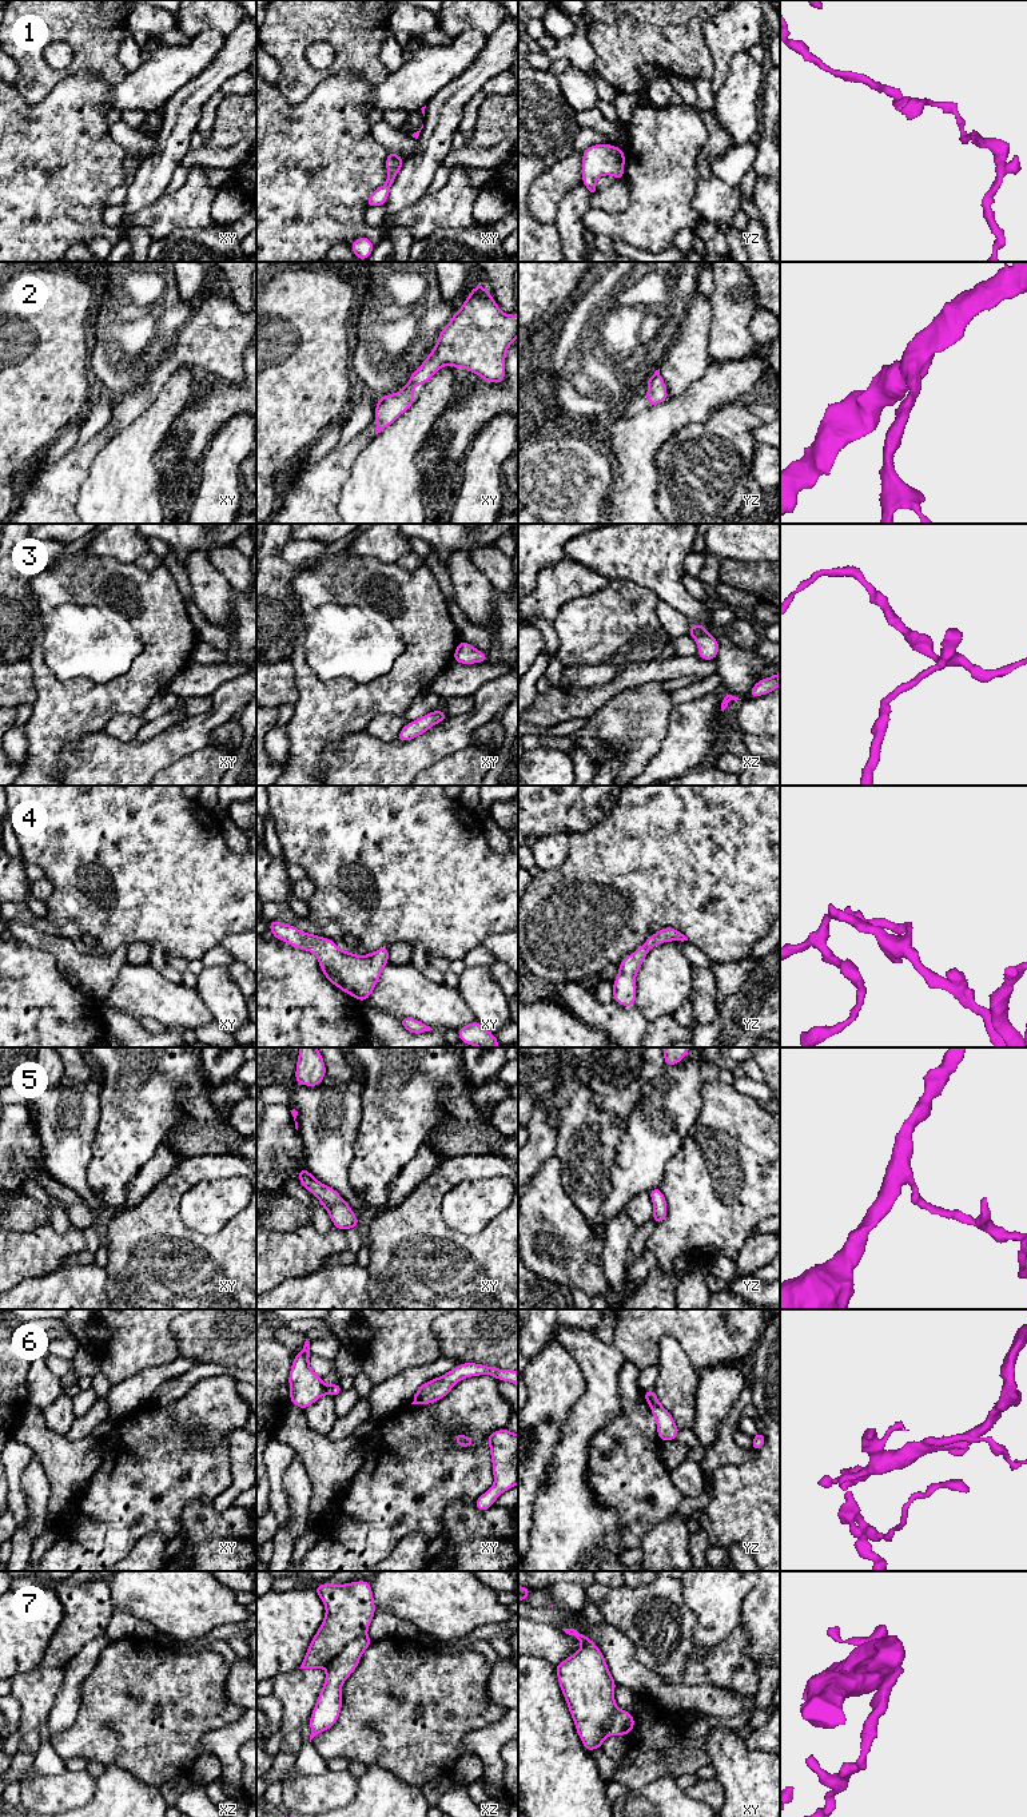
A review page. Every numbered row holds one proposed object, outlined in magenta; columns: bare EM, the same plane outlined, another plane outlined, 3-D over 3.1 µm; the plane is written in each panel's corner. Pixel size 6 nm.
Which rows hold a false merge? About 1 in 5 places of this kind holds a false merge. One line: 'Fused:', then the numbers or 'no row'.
Fused: no row

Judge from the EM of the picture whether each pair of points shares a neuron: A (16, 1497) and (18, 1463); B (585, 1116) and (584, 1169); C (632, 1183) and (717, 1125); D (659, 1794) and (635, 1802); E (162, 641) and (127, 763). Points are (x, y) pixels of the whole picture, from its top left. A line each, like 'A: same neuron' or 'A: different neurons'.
A: same neuron
B: same neuron
C: different neurons
D: same neuron
E: different neurons

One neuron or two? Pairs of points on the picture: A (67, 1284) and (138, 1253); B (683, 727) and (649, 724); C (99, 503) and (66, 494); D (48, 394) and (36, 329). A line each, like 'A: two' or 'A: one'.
A: two
B: two
C: two
D: one

